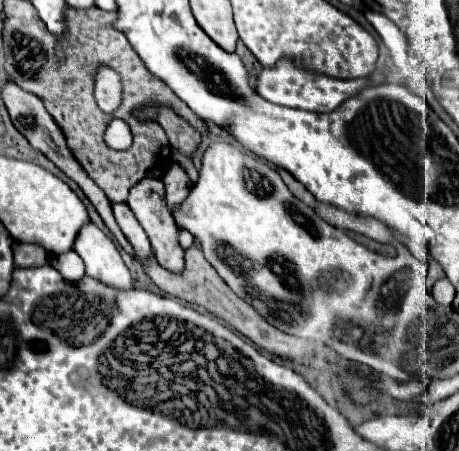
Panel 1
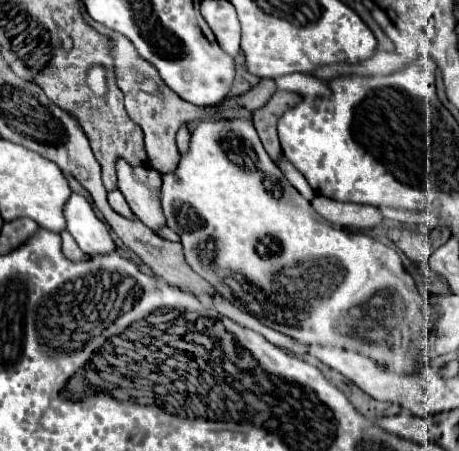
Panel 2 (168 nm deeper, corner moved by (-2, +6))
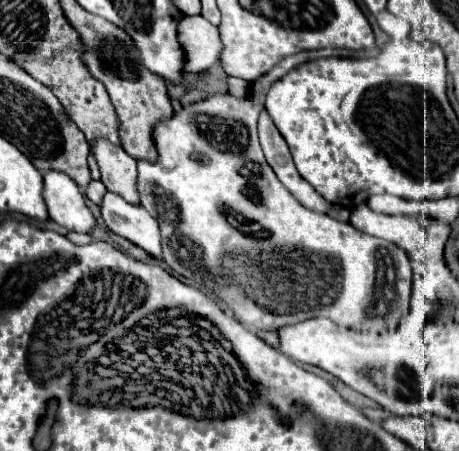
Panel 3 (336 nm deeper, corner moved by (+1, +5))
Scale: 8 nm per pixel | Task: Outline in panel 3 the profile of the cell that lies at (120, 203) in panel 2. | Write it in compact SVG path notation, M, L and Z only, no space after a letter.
M90 181L82 191L84 191L84 195L86 195L92 203L98 205L98 203L102 201L102 197L104 197L102 193L106 193L106 187L104 187L104 183L100 183L100 181Z

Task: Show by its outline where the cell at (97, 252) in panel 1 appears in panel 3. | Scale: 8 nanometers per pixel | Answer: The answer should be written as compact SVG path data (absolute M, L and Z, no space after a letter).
M62 171L44 173L42 197L50 219L54 219L58 225L78 233L92 231L94 217L84 203L80 187L68 175Z

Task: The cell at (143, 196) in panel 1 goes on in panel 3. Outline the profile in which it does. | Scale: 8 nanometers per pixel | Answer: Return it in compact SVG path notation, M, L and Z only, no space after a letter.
M96 139L90 147L102 173L102 183L108 191L118 193L128 203L140 203L136 191L136 161L108 139Z

